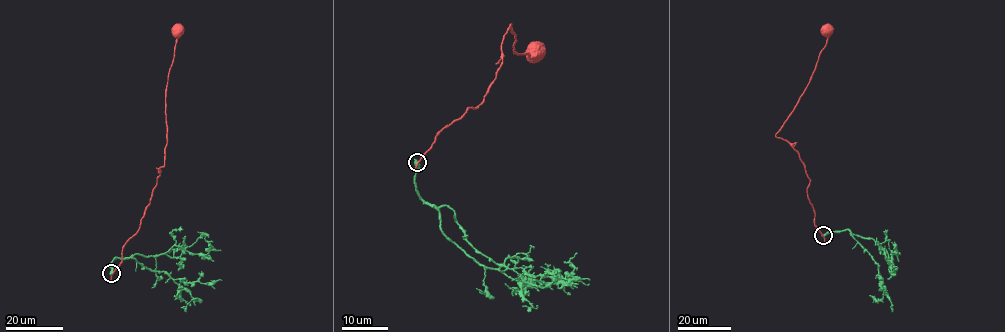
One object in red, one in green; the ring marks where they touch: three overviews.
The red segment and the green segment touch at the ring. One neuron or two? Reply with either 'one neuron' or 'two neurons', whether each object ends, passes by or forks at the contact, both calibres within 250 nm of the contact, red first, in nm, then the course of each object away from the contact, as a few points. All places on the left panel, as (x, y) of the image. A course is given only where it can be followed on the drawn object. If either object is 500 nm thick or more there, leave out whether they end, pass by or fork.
two neurons; calibres 190 and 750 nm; course red (112, 273), (122, 261), (122, 246), (140, 227), (160, 174), (159, 169), (164, 166), (166, 96), (176, 31); course green (111, 273), (114, 259), (138, 254), (178, 257), (184, 251), (204, 254), (211, 247), (208, 241), (212, 242)

